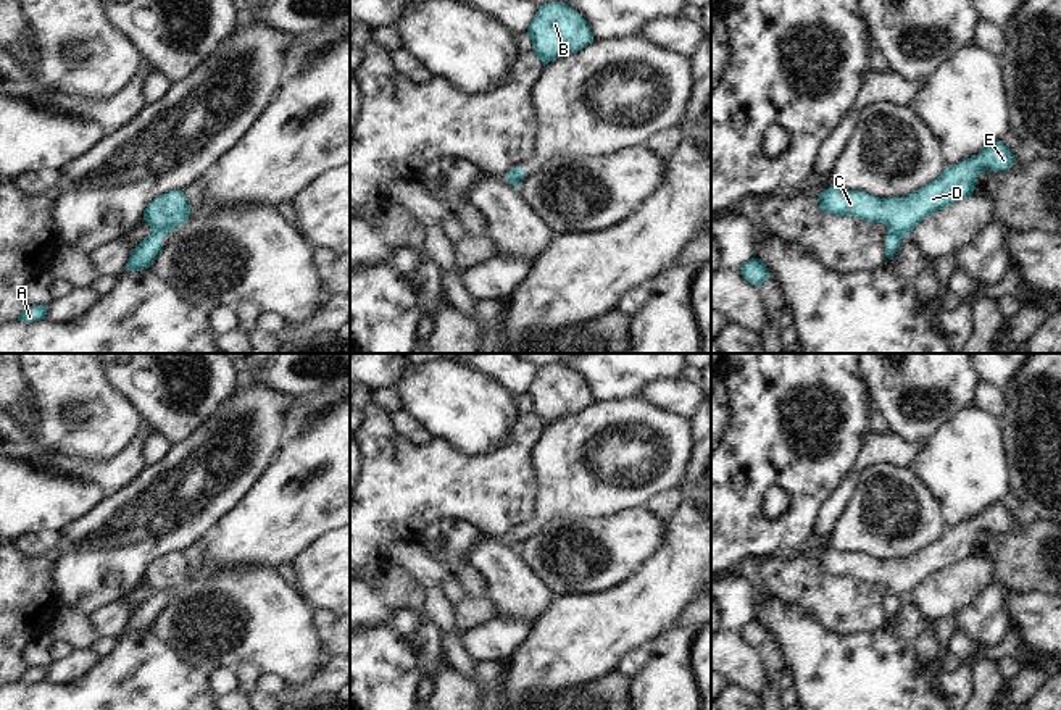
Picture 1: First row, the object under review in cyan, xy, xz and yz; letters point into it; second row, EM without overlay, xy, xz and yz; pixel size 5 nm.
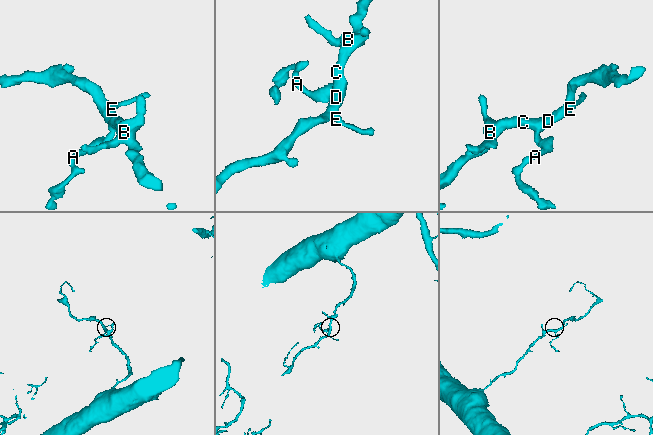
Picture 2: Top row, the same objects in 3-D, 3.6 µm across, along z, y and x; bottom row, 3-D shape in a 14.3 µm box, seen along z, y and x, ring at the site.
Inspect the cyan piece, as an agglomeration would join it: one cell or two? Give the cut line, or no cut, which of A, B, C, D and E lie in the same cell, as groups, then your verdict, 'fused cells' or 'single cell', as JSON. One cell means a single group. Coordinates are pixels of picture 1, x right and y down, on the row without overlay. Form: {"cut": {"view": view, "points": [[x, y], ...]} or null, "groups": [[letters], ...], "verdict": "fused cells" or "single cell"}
{"cut": {"view": "yz", "points": [[889, 596], [900, 599]]}, "groups": [["A"], ["B", "C", "D", "E"]], "verdict": "fused cells"}

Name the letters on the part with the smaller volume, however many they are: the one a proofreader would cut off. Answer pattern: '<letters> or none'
A

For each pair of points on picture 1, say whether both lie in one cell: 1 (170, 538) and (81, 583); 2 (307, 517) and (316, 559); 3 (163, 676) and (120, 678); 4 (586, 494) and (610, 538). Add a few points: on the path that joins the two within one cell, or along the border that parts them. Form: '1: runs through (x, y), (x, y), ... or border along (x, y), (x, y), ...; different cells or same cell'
1: runs through (147, 544), (128, 544), (104, 560); same cell
2: border along (332, 530), (316, 538), (292, 562); different cells
3: runs through (152, 678), (131, 678); same cell
4: border along (637, 509), (599, 518), (561, 518); different cells

